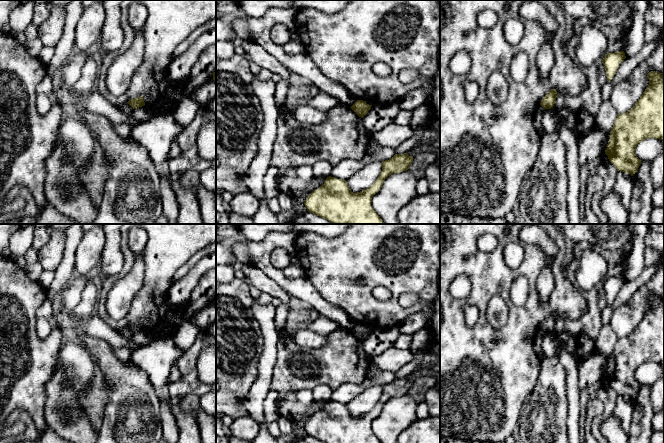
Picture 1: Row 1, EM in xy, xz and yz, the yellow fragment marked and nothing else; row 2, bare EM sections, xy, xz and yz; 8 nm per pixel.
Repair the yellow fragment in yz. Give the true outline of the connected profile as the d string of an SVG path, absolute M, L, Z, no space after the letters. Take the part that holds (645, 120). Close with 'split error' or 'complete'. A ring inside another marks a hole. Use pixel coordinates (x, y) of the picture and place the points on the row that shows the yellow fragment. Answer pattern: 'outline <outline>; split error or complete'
outline M651 71L647 77L649 85L640 99L629 111L618 114L605 150L616 169L631 176L642 161L635 154L636 146L645 139L664 138L664 73Z; complete

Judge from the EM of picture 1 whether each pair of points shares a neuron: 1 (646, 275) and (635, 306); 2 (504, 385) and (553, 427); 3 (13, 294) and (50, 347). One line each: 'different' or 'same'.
1: different
2: different
3: same

